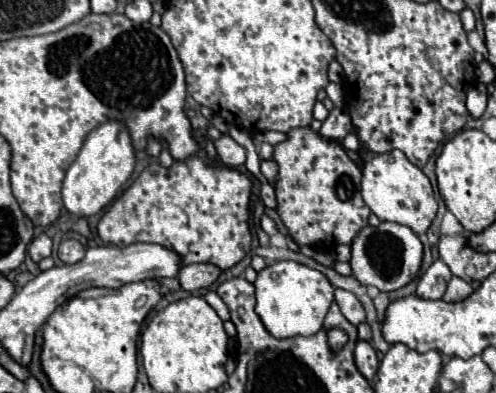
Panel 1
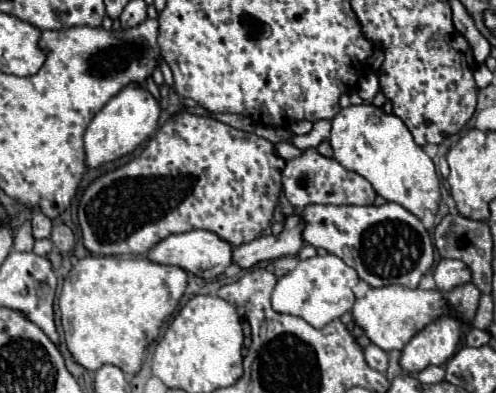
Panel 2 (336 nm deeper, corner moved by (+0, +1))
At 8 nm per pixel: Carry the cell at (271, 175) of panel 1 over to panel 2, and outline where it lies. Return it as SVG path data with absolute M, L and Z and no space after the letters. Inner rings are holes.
M385 203L381 207L375 207L375 205L367 205L367 207L357 207L357 205L339 205L339 207L335 207L335 205L309 205L299 213L305 219L303 239L313 247L321 247L327 253L333 253L333 255L341 257L371 287L405 285L405 287L415 289L419 285L419 279L433 265L433 243L431 243L431 237L429 237L427 229L421 225L421 221L413 213L409 213L399 203Z

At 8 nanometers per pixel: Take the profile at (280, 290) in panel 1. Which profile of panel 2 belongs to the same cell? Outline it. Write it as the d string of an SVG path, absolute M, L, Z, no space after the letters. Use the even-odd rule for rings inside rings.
M329 253L325 257L315 255L307 261L299 261L299 265L291 273L279 277L275 291L271 295L273 309L279 313L303 317L307 323L321 329L327 323L339 319L347 311L351 311L351 307L355 303L353 287L359 281L361 279L359 279L357 271L353 267L345 265L337 255L329 255Z

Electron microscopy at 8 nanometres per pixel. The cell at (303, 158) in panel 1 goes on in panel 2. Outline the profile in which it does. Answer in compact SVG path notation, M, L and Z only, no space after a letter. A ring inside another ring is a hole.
M317 149L303 151L301 157L287 161L283 171L283 193L287 201L299 211L307 205L373 205L375 189L355 171L341 167L335 159L327 159Z

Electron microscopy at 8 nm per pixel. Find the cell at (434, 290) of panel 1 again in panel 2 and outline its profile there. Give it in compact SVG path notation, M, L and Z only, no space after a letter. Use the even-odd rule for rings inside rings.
M441 259L439 265L435 267L435 283L441 293L449 293L453 287L469 283L471 281L471 271L463 261L455 259Z

